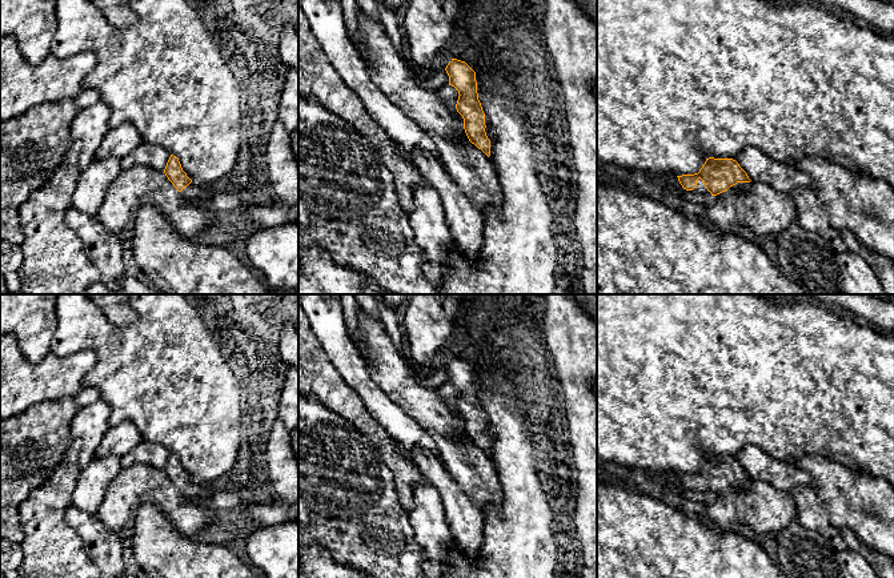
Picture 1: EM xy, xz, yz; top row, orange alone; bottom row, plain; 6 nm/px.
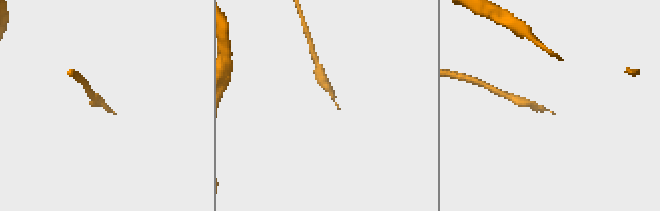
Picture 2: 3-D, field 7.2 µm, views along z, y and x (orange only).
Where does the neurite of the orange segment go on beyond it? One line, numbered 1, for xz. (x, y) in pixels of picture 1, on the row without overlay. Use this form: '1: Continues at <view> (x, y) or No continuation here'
1: No continuation here

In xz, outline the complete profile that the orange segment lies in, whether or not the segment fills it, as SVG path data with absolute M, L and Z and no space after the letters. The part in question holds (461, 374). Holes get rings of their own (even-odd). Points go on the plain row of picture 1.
M452 357L445 369L449 374L449 384L458 389L456 408L464 417L469 439L489 455L490 438L485 430L485 412L478 398L476 370L465 360L457 357Z

